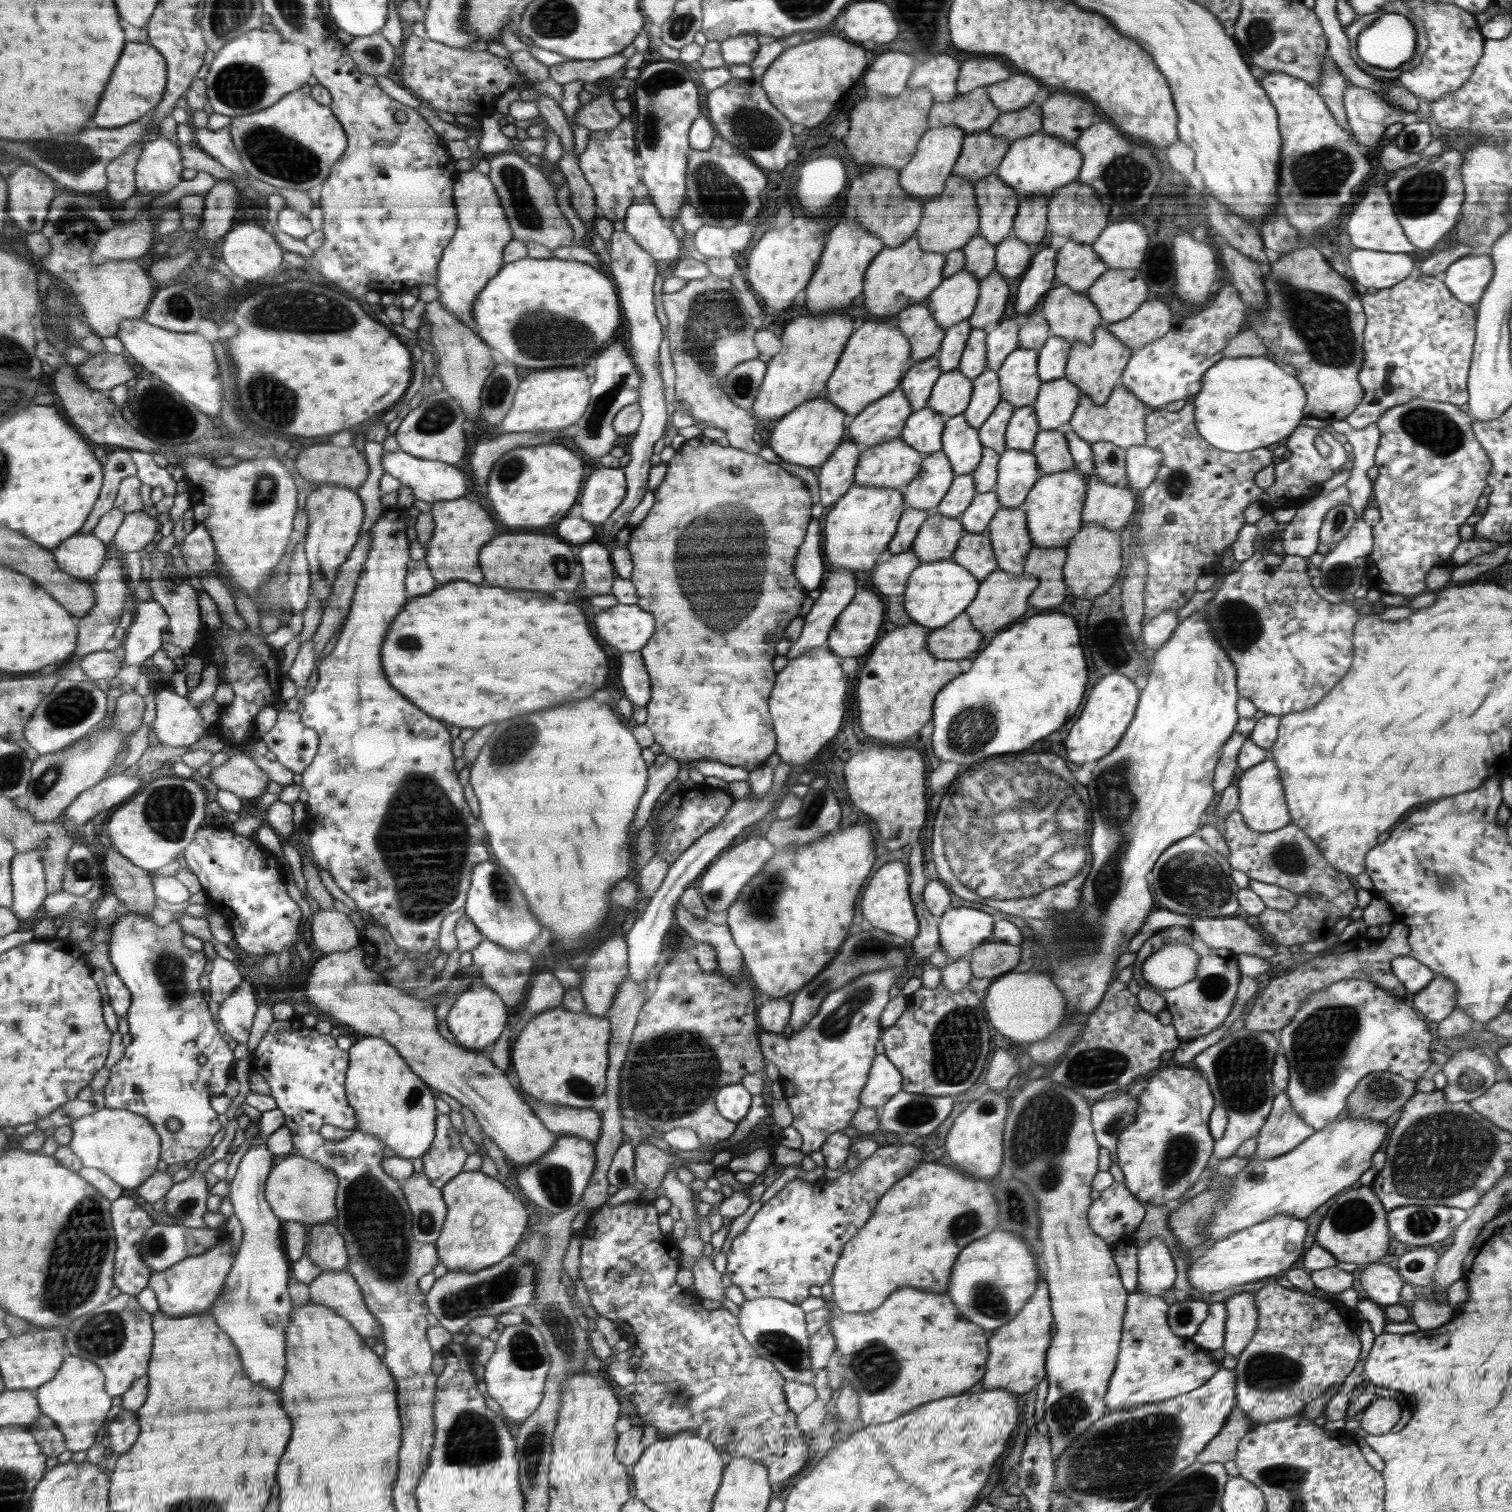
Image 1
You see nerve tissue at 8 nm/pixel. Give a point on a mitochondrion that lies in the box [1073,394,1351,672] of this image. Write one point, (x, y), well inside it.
(1238, 626)

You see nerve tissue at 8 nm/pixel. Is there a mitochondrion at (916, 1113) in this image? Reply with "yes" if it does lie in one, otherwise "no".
yes

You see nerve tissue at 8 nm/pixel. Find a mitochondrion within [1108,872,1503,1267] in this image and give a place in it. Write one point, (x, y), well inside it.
(1441, 1155)

